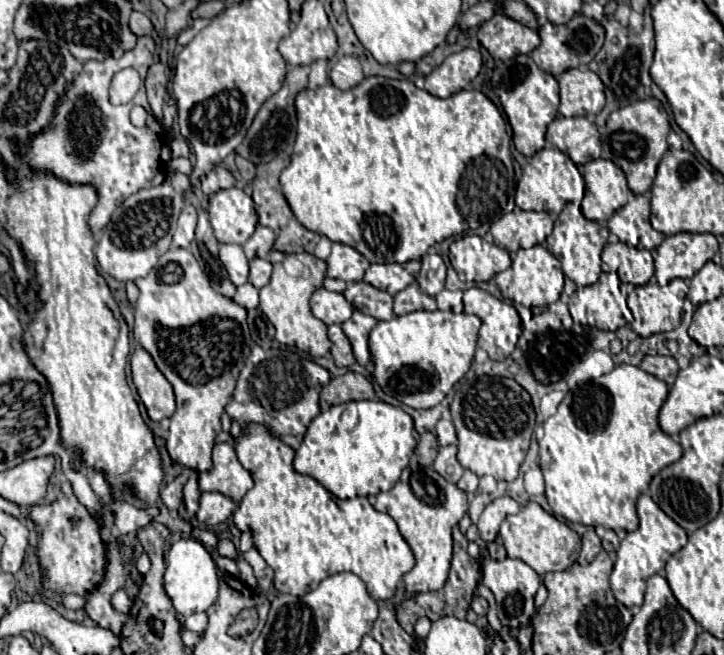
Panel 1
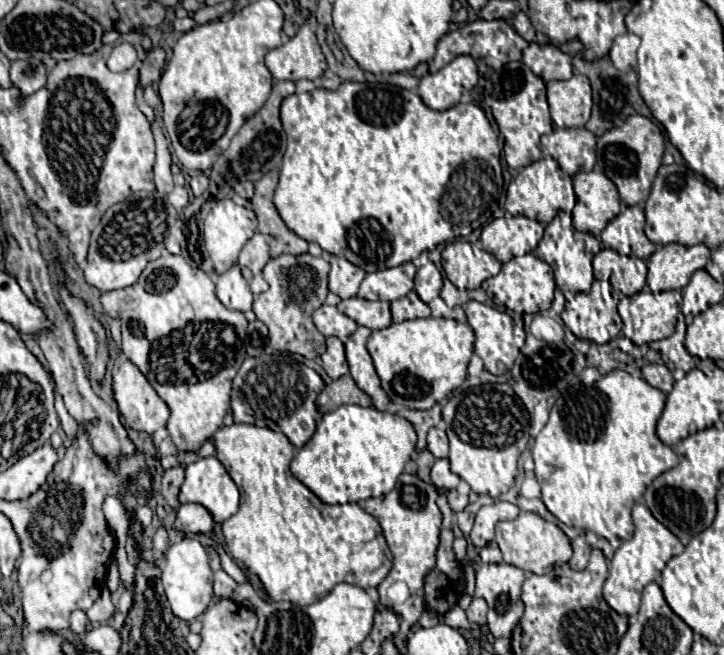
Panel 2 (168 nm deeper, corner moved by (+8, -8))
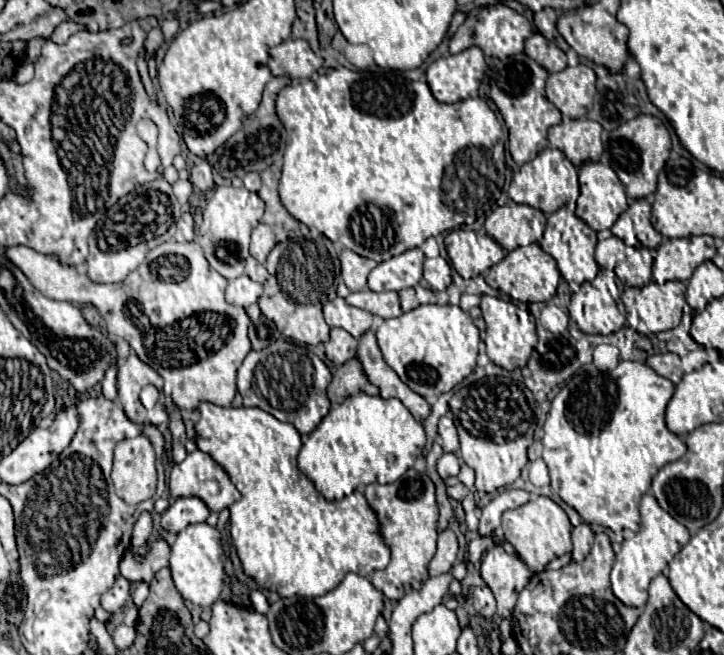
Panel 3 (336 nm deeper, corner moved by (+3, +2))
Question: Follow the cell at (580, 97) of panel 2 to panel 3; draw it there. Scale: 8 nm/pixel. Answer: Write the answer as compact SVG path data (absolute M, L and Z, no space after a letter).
M586 64L550 74L546 98L568 118L582 118L592 110L596 94L596 74Z

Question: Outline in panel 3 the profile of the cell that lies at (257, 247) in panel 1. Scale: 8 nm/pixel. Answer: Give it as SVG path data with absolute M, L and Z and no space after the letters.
M258 224L252 232L252 244L250 244L250 254L260 262L264 264L270 250L276 246L276 238L274 238L274 232L270 226L266 224Z

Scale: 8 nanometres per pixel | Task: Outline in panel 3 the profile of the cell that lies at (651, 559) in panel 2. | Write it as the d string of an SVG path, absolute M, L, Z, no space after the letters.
M646 494L642 498L642 502L640 502L640 514L642 514L640 530L636 532L634 538L630 538L630 540L626 540L622 544L622 550L616 554L616 564L614 564L612 574L610 574L612 592L626 606L634 606L634 608L642 608L646 604L650 580L654 576L658 576L668 566L668 562L674 558L672 550L680 548L676 536L688 536L688 540L690 540L690 534L688 534L686 526L682 526L666 510L662 510L652 494Z

